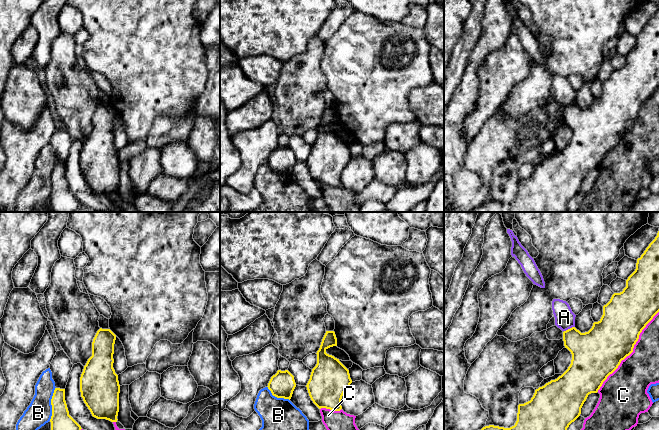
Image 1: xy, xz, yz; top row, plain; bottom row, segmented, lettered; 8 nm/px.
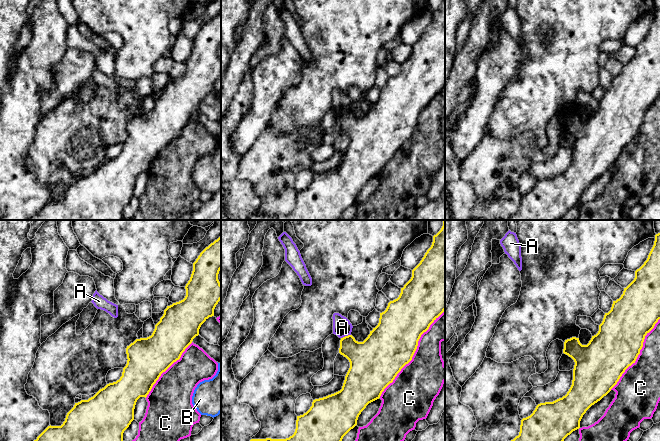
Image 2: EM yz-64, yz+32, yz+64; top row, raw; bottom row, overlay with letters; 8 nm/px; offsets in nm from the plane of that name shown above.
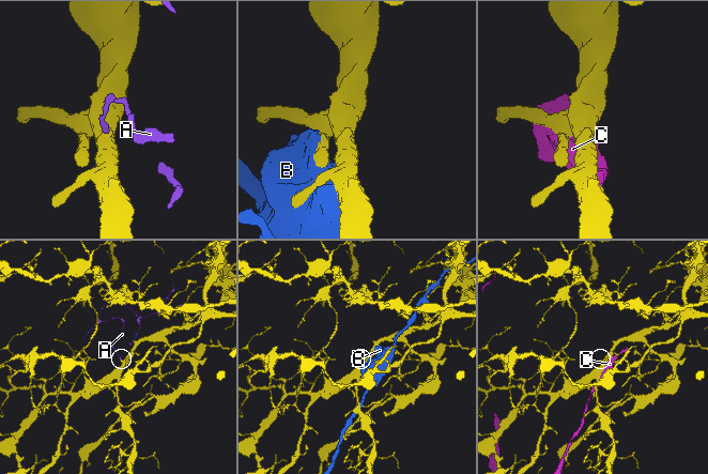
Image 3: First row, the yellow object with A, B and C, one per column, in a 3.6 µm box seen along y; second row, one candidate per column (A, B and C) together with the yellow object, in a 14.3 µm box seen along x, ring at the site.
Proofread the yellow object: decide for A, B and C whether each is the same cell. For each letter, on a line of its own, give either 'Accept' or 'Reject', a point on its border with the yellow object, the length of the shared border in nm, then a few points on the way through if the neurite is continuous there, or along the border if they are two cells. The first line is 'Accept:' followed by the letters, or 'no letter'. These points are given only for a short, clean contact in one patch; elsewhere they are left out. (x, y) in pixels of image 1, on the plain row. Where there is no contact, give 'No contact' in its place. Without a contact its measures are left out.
Accept: no letter
A: Reject. Touches yellow at yz (570, 104). Shared border 100 nm. Boundary: yz (574, 102), (564, 107)
B: Reject. Touches yellow at xy (51, 180). Shared border 280 nm
C: Reject. Touches yellow at yz (631, 128). Shared border 800 nm

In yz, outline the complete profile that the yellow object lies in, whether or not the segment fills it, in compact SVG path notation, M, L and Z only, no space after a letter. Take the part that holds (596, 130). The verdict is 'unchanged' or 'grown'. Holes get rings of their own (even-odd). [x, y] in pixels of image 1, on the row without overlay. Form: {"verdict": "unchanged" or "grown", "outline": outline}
{"verdict": "unchanged", "outline": "M659 7L640 34L635 47L626 56L626 63L620 69L614 69L610 77L603 82L603 91L592 104L581 109L575 103L563 108L564 122L572 130L568 145L557 155L551 156L535 166L530 177L518 181L517 197L514 202L504 204L494 201L483 203L471 212L566 212L567 204L581 190L581 184L591 169L597 169L603 158L633 128L634 121L646 101L659 88Z"}

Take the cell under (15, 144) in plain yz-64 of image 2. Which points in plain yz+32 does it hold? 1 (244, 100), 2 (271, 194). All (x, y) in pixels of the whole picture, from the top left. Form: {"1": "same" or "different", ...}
{"1": "same", "2": "different"}

